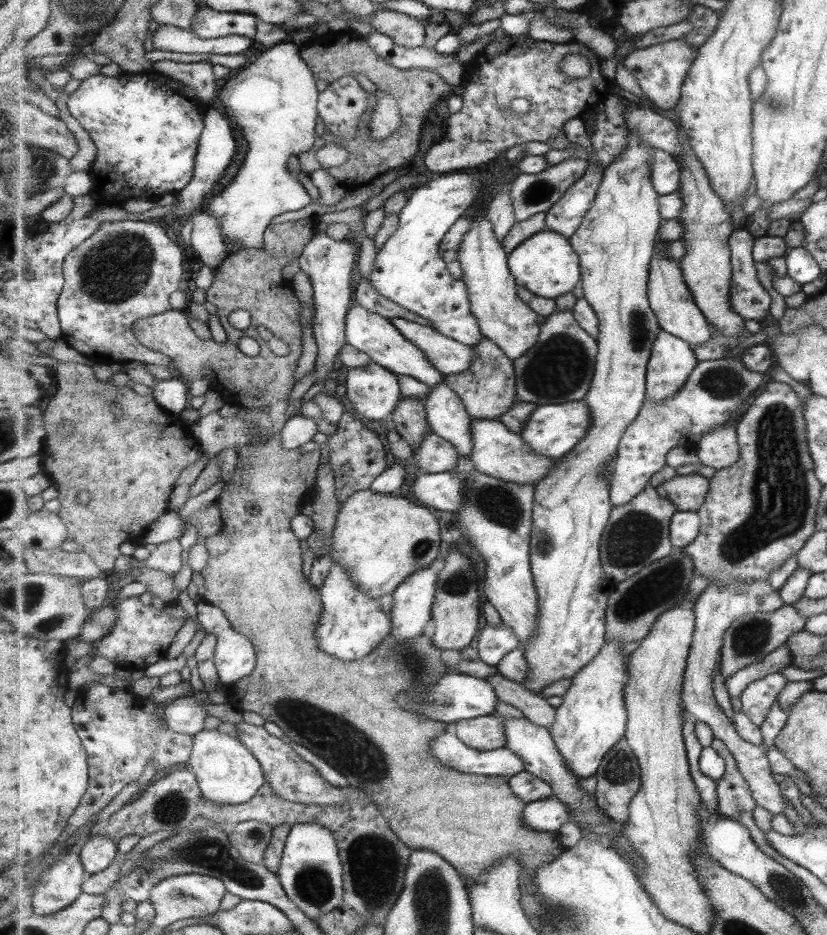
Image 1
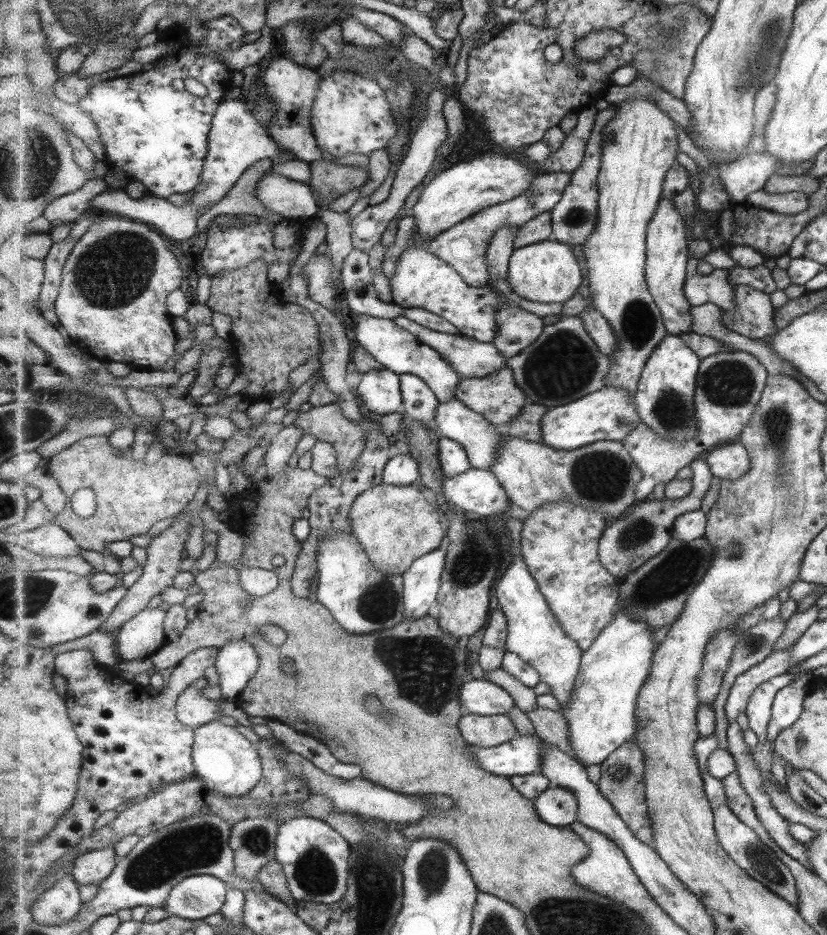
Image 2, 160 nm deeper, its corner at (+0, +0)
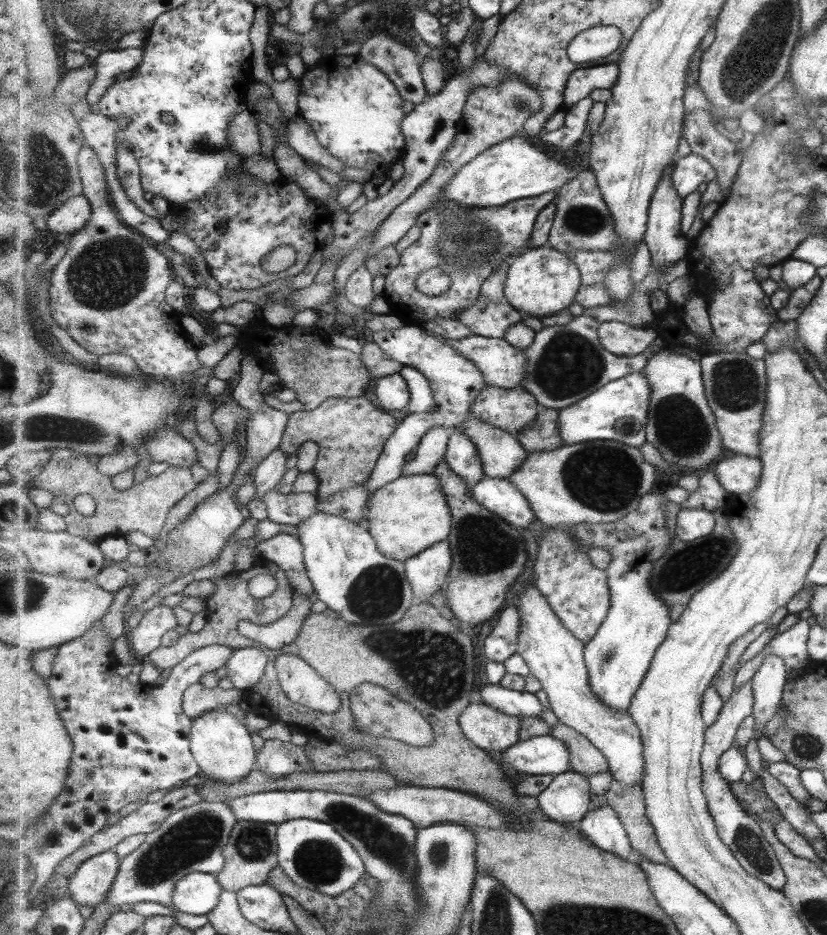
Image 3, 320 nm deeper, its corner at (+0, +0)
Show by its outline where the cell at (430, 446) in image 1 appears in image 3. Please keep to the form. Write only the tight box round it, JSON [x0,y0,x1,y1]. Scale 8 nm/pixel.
[445,429,486,487]

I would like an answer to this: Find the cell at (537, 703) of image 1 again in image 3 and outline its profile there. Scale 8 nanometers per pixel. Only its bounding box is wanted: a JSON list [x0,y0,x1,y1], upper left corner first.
[551,722,610,777]

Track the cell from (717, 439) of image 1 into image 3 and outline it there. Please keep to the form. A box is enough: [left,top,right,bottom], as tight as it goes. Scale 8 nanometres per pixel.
[715,454,764,496]

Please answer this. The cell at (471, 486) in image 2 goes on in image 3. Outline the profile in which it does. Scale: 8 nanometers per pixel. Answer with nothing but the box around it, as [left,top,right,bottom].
[472,476,538,528]

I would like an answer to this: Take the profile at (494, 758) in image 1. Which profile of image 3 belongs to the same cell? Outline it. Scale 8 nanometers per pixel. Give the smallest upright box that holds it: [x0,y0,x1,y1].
[503,735,572,776]

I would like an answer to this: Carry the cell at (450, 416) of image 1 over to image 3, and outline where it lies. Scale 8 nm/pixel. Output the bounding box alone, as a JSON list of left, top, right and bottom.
[461,416,529,478]

